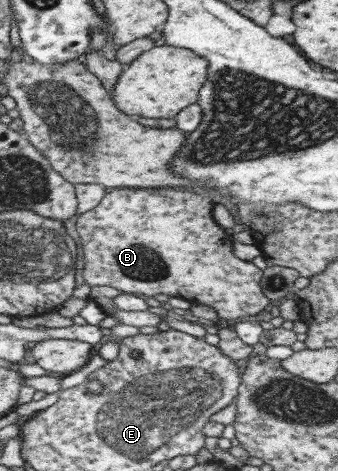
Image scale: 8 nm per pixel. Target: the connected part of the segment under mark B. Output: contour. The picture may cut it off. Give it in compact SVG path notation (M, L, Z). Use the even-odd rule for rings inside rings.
M113 188L106 192L106 195L100 200L100 203L83 214L77 214L76 230L82 240L82 247L84 251L85 265L83 268L83 278L85 283L90 286L108 286L114 287L121 291L121 293L131 293L141 295L142 297L154 297L158 293L164 293L168 297L181 297L191 303L199 303L213 307L217 311L218 318L229 321L230 319L250 319L259 318L260 314L270 299L264 295L261 288L261 279L263 277L263 270L258 268L250 261L242 261L237 258L233 252L233 237L231 233L221 229L214 221L212 215L212 208L214 201L208 195L204 195L202 190L191 191L190 189L176 188Z

